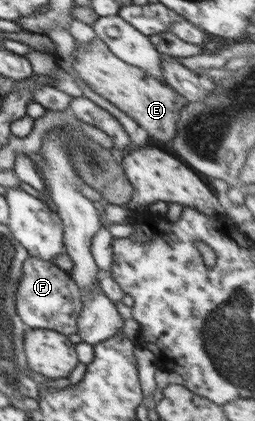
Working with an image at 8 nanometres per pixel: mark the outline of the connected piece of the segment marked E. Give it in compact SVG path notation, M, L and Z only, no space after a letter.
M97 36L84 45L76 41L75 51L71 56L73 56L72 67L75 74L93 92L97 92L129 115L139 127L144 128L149 136L157 141L170 143L173 140L177 134L176 126L180 110L187 103L182 94L149 75L142 68L127 64L115 56L105 42Z

